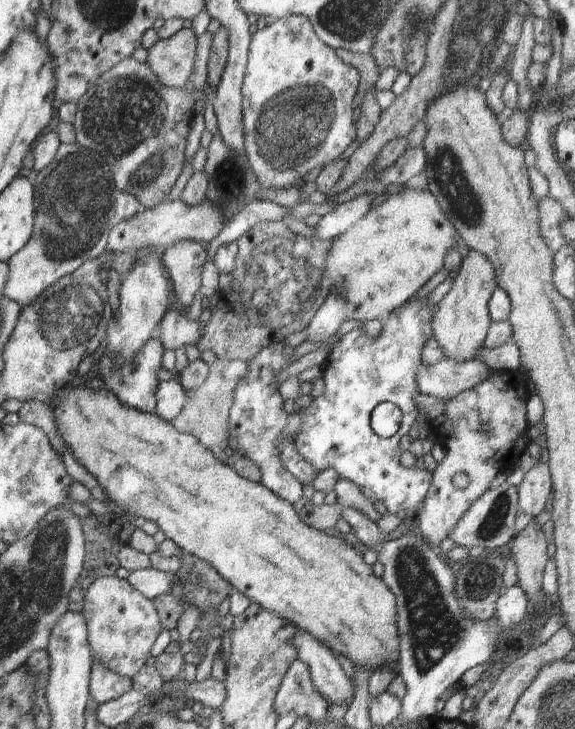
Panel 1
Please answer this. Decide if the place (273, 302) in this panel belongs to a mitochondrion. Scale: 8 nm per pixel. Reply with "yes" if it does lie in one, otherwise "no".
yes

